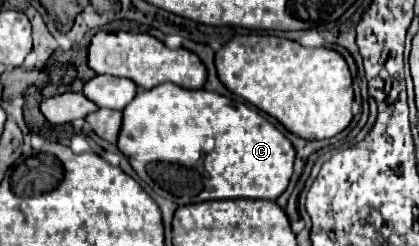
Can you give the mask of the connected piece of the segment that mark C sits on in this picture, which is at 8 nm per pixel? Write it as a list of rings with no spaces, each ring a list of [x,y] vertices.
[[[160,84],[152,90],[140,90],[134,96],[134,100],[122,110],[118,148],[146,186],[162,198],[168,194],[178,206],[224,198],[276,200],[290,182],[296,154],[288,138],[246,104],[236,106],[232,100],[216,92],[186,90],[176,84]]]

